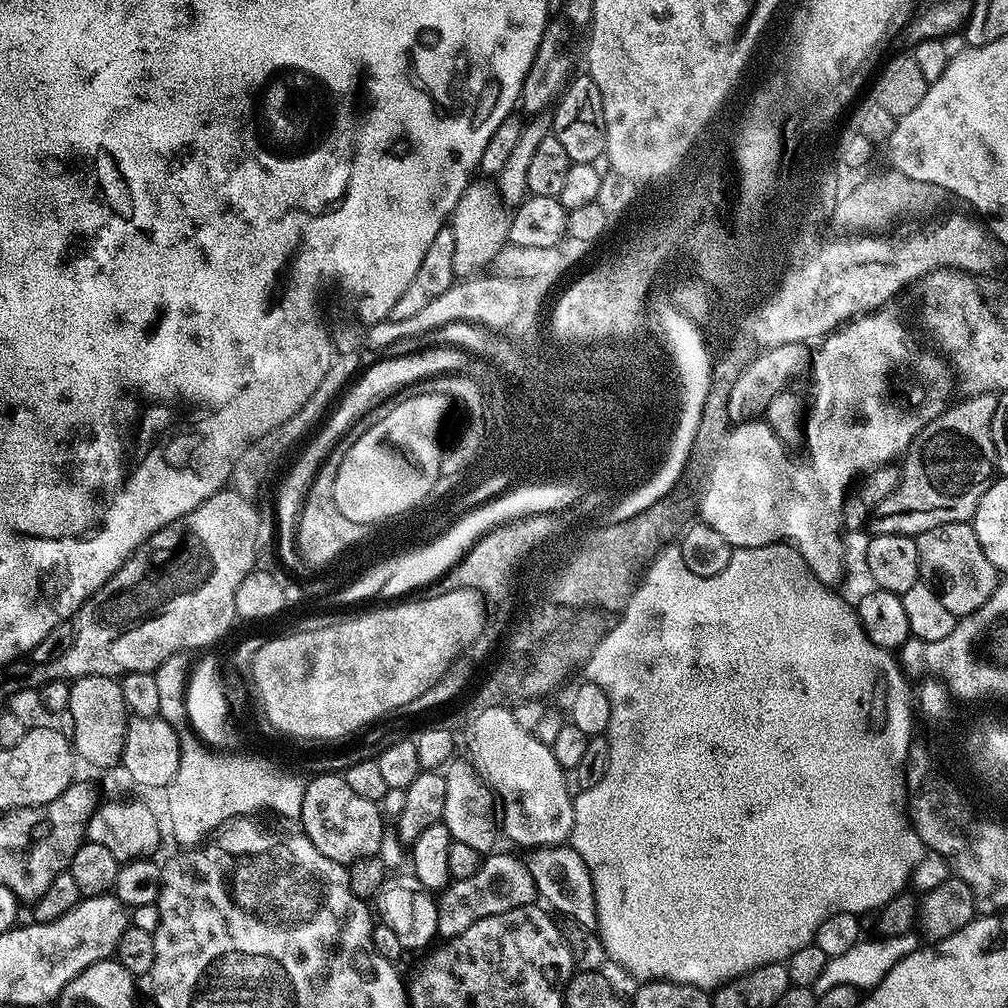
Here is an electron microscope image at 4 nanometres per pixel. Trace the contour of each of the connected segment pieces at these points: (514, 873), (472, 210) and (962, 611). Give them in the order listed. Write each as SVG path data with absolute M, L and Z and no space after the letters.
M488 854L481 859L479 866L470 878L452 880L448 887L439 893L436 900L438 924L436 931L441 937L451 938L462 934L479 919L498 915L512 908L535 905L538 900L536 883L530 874L527 863L516 856L496 856Z
M473 182L456 203L450 217L454 230L454 274L456 278L472 278L483 273L484 268L508 244L509 211L500 201L500 193L491 183Z
M971 523L947 524L946 526L934 526L934 530L926 530L921 536L915 537L918 546L918 558L920 559L920 574L927 583L931 584L932 589L942 598L942 606L950 610L957 618L968 616L974 610L994 594L998 583L998 573L996 567L982 554L982 546L978 546L978 538L974 534Z

